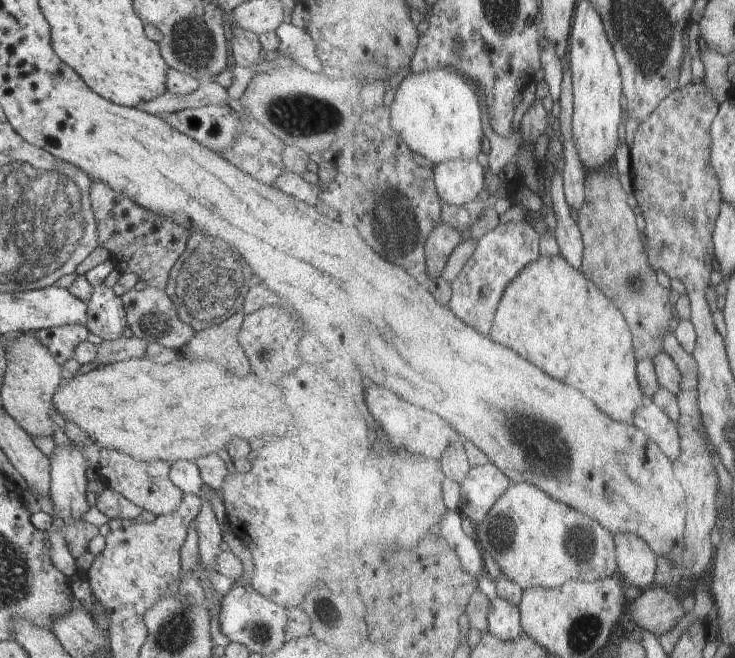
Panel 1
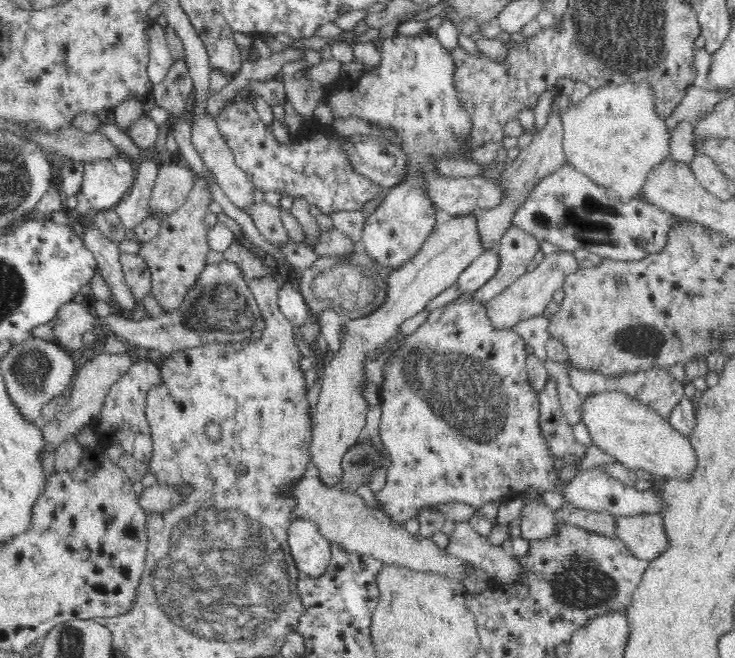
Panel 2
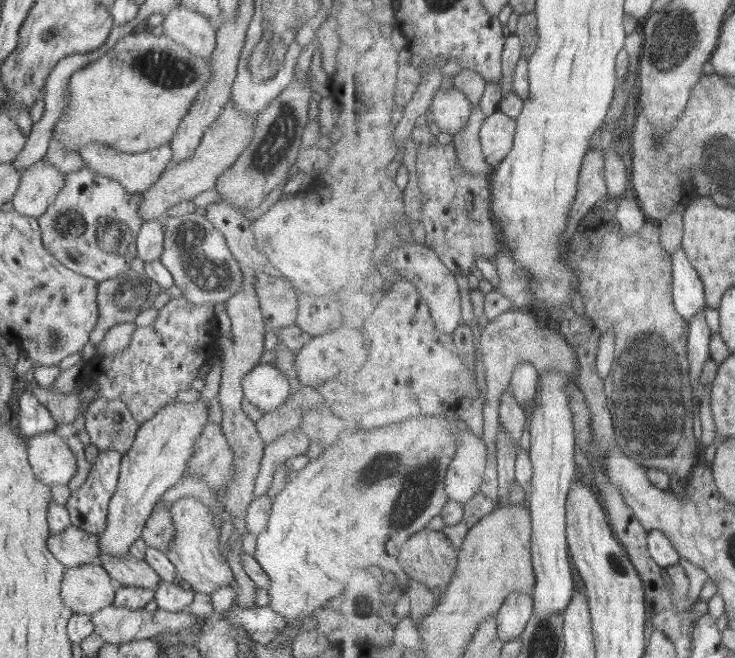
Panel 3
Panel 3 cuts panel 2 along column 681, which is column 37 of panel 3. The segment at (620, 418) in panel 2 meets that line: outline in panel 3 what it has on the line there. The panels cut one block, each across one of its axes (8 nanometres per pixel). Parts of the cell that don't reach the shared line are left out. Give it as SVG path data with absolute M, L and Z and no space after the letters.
M41 432L26 440L26 460L43 485L67 485L75 474L75 460L65 439L51 432Z

